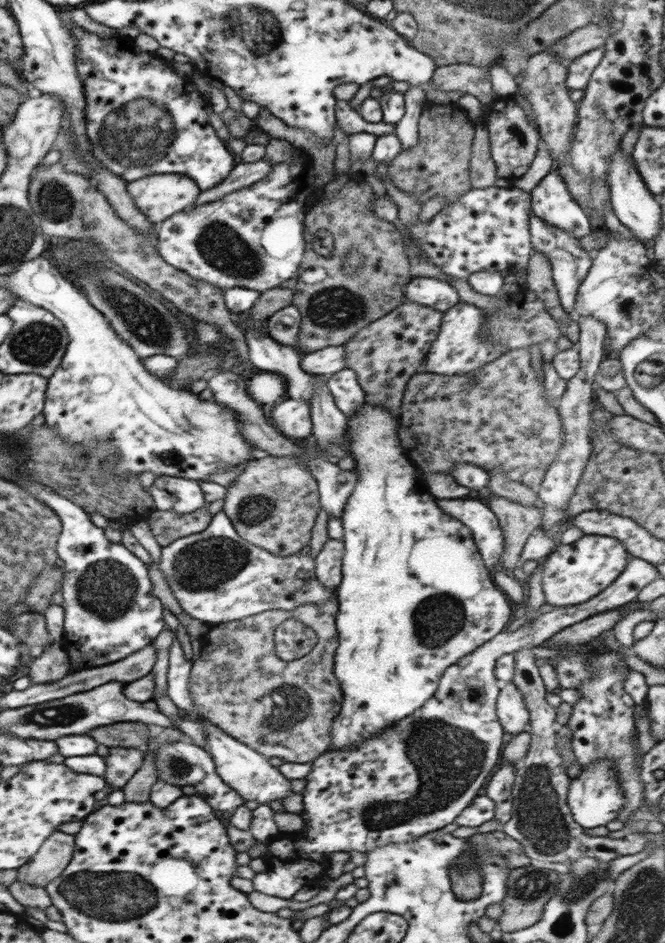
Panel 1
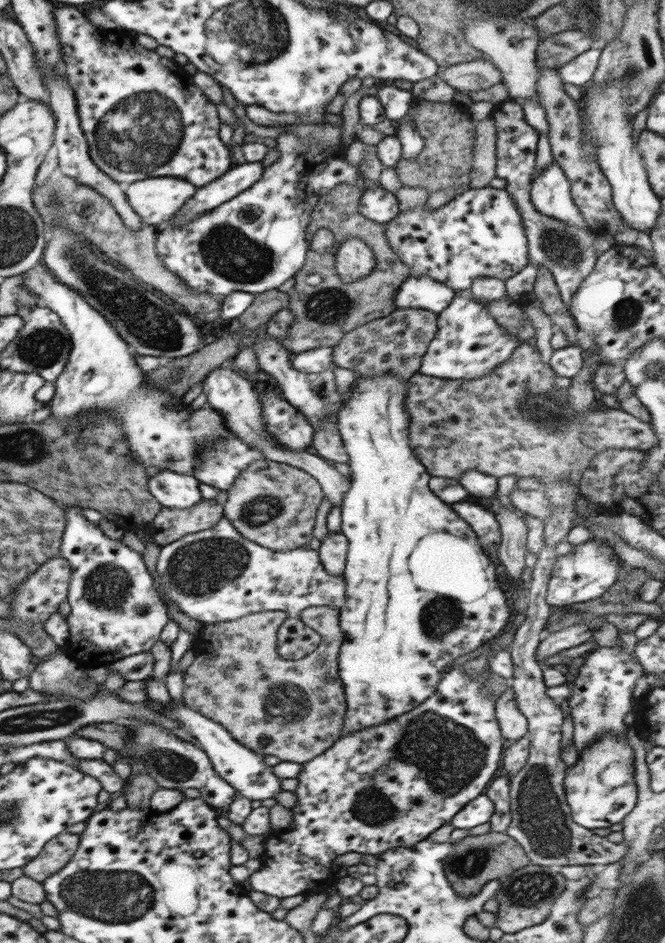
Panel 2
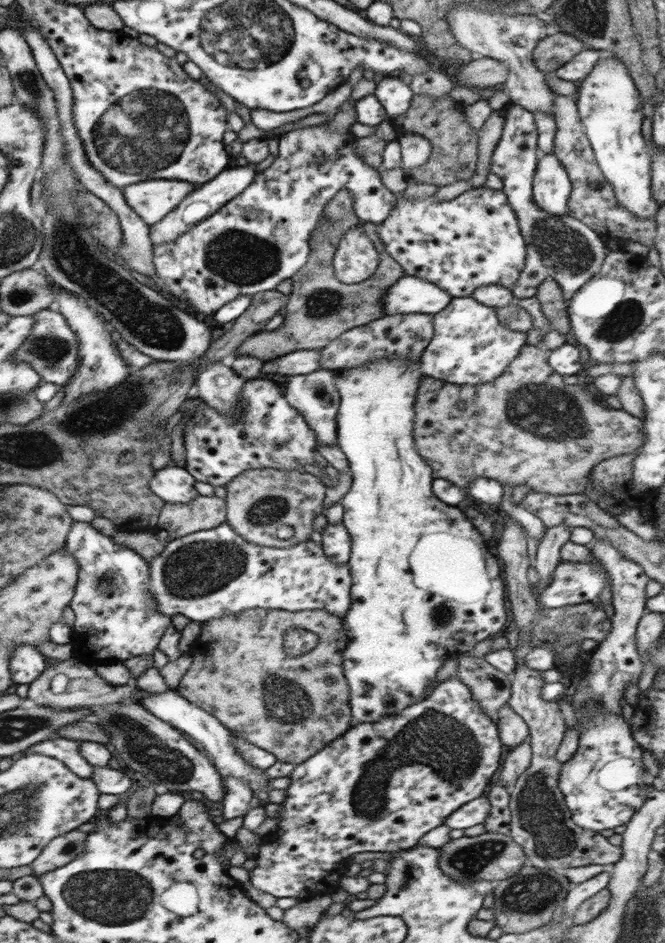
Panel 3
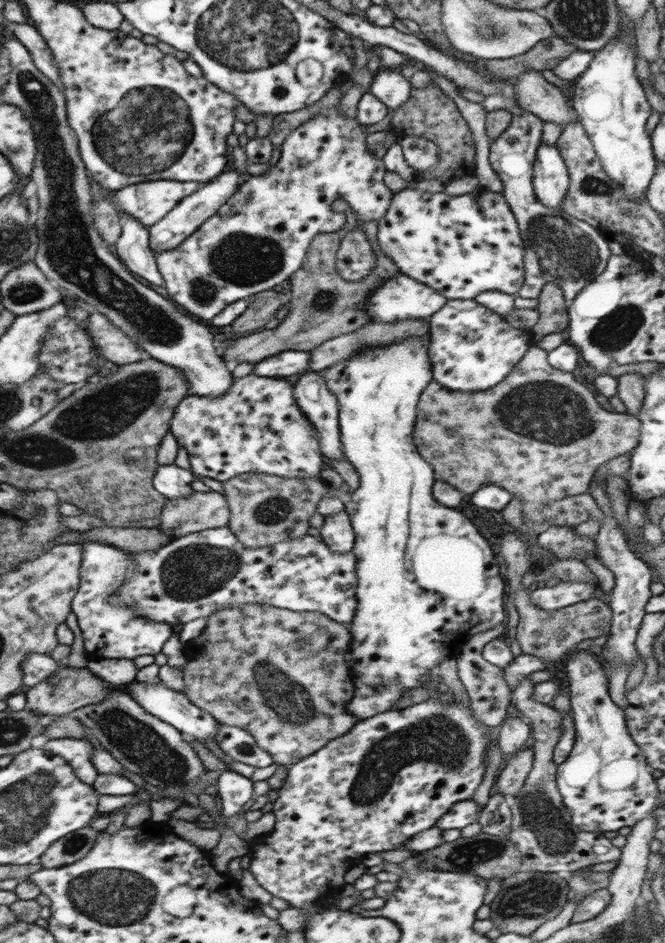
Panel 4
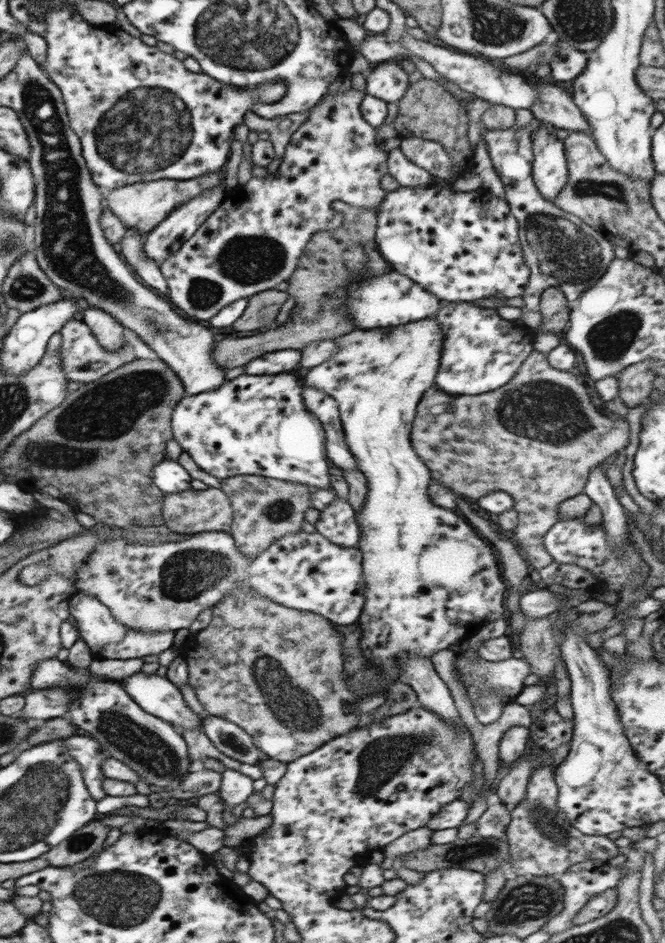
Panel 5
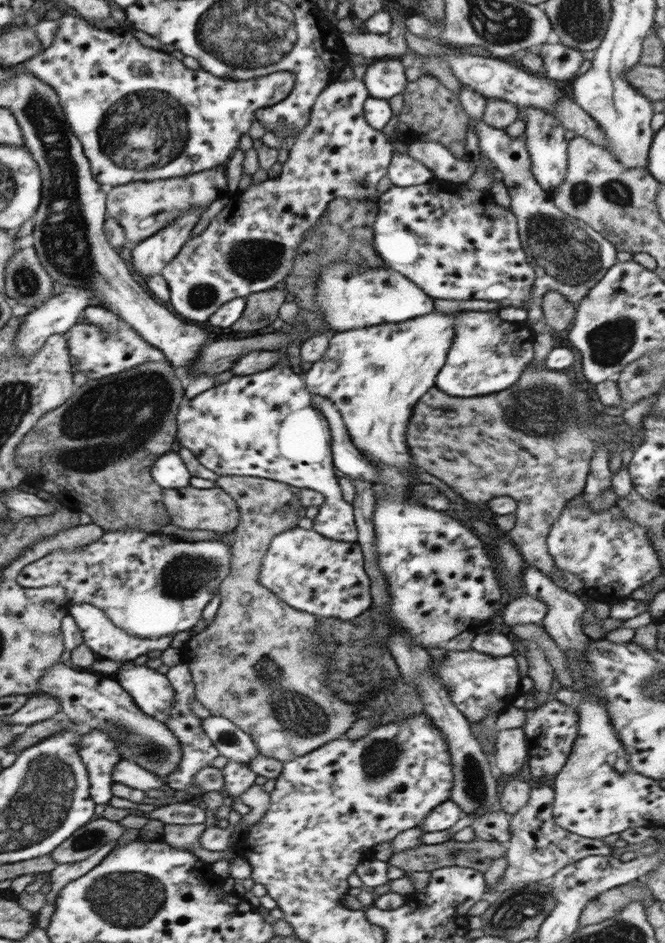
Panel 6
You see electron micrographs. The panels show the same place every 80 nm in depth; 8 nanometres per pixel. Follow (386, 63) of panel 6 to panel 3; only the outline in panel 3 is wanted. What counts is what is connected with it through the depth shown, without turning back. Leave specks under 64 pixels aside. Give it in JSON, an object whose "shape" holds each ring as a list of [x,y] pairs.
{"shape":[[[397,76],[377,77],[374,96],[383,104],[390,118],[404,114],[411,106],[413,92],[410,86],[403,84]]]}

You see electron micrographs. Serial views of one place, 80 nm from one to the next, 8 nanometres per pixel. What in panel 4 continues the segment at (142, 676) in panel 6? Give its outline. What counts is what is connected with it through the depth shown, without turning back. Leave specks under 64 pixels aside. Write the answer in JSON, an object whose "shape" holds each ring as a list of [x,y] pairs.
{"shape":[[[134,680],[130,683],[130,686],[128,690],[129,696],[150,714],[156,716],[156,718],[171,724],[181,733],[184,732],[188,736],[194,736],[198,741],[205,740],[205,742],[209,742],[209,740],[215,740],[215,736],[217,735],[215,732],[219,730],[219,722],[213,715],[192,704],[182,692],[168,688],[163,682],[148,684]]]}

